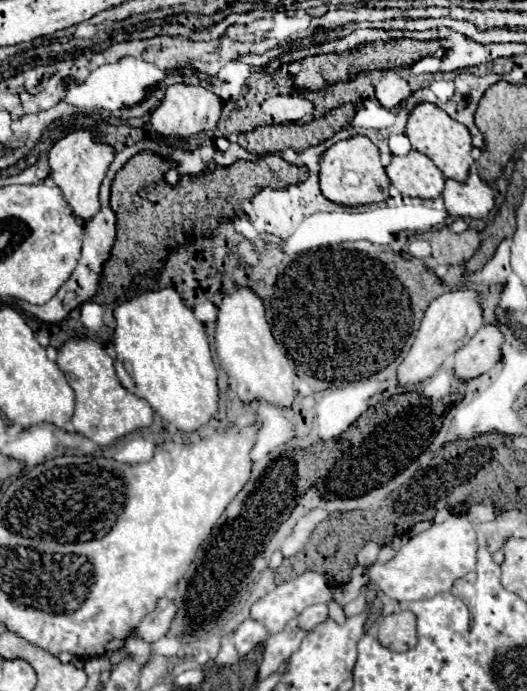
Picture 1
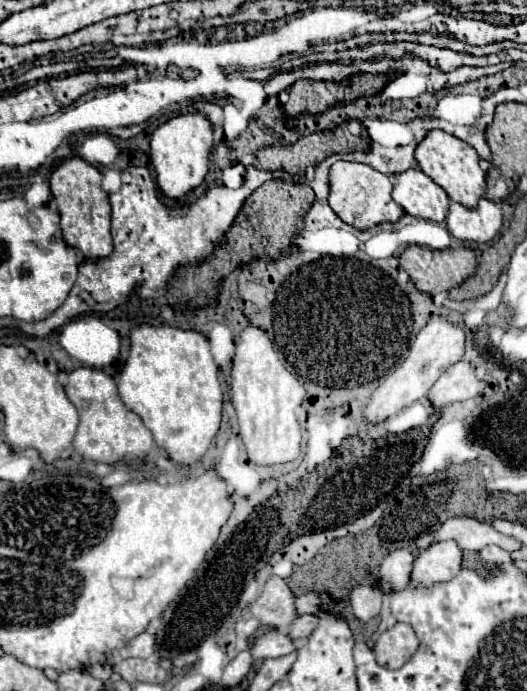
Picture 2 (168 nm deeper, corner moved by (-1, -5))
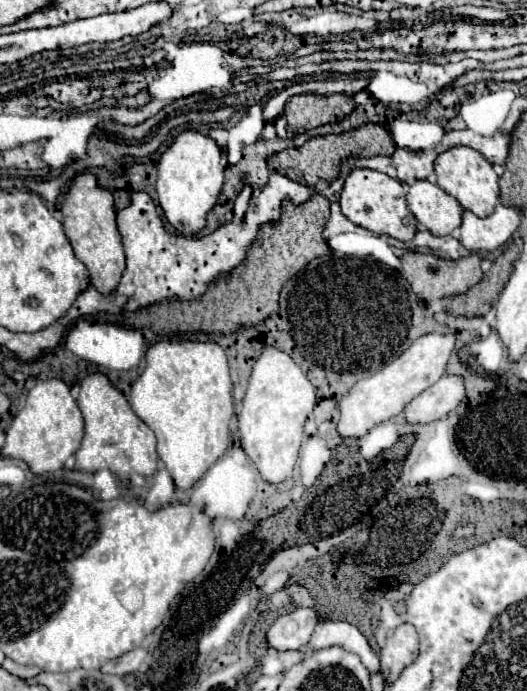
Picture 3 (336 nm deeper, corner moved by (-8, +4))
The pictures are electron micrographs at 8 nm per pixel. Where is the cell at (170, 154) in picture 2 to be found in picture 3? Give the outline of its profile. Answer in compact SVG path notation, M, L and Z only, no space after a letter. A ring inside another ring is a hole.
M184 129L176 135L174 143L160 155L156 193L164 217L170 225L184 235L196 235L206 225L208 211L216 205L218 193L224 183L224 163L218 143L202 131Z

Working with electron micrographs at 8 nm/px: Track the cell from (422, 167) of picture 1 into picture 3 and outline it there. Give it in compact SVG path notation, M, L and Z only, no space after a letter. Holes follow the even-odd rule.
M428 179L414 181L408 189L406 201L416 219L434 235L450 235L456 227L460 227L464 211L462 205L456 197L448 195Z

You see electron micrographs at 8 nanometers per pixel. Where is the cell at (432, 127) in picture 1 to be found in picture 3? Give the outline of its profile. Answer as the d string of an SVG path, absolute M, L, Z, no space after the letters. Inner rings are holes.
M456 145L456 147L450 147L444 153L440 153L434 161L434 171L438 177L438 187L442 187L446 193L454 195L464 209L476 213L478 217L486 217L500 203L498 175L494 173L492 165L482 157L482 153L468 145Z

